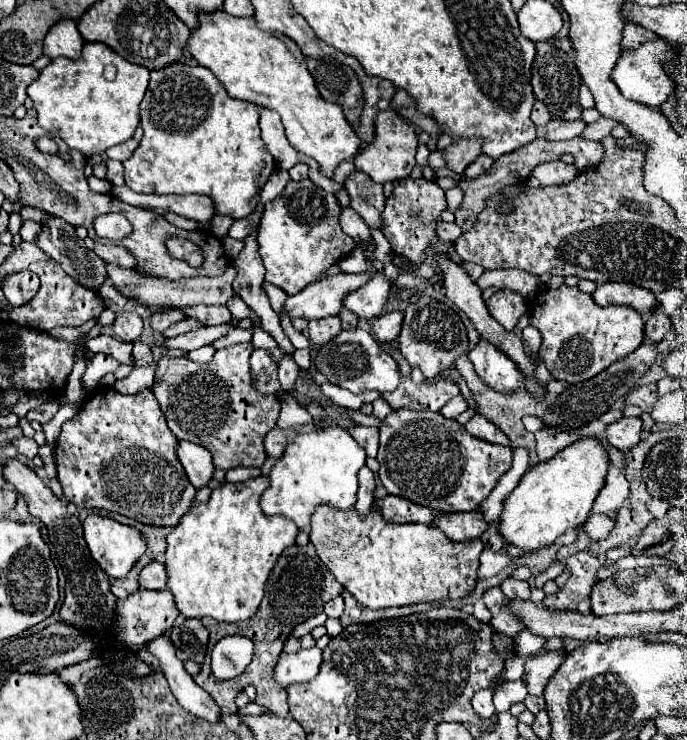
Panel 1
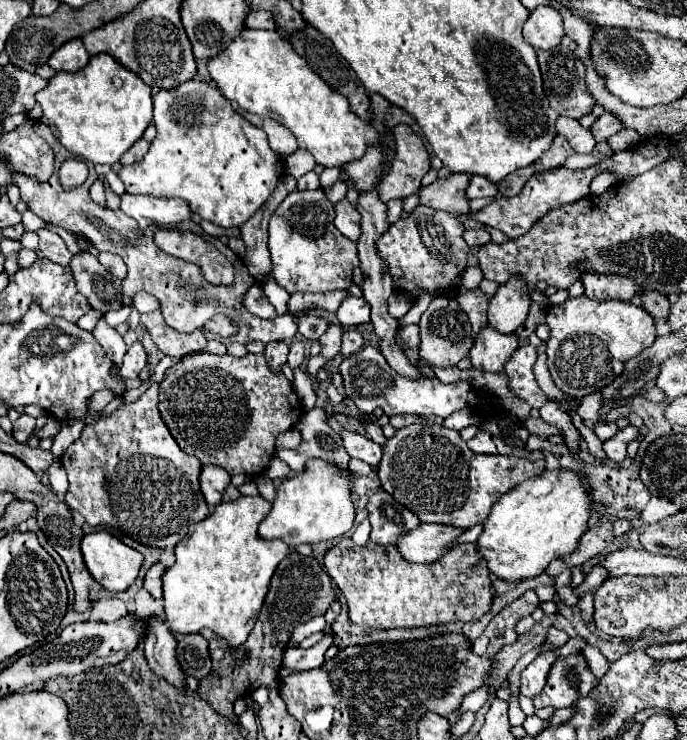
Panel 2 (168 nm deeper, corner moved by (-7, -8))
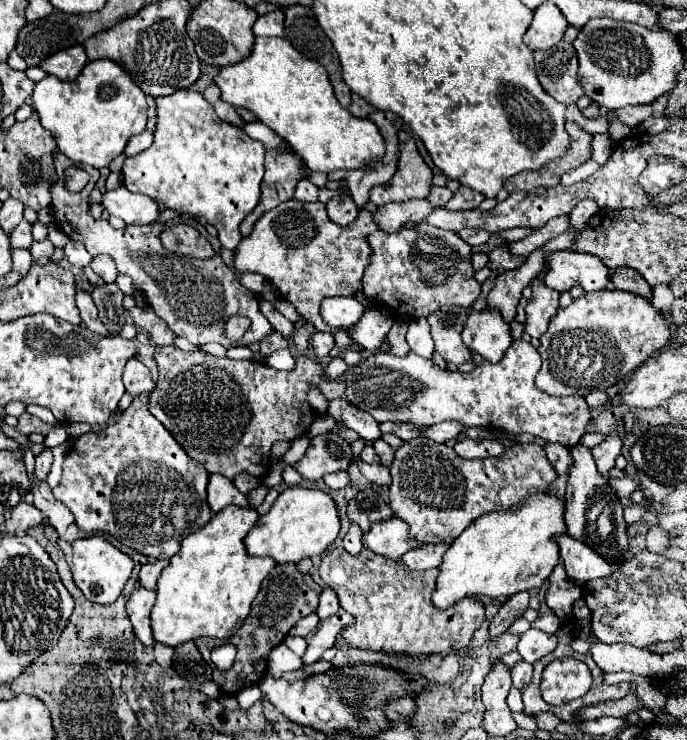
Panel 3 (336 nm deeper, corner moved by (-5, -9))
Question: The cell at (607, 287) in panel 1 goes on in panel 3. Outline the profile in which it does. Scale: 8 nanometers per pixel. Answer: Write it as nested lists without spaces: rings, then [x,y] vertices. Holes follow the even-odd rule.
[[[564,249],[546,255],[546,273],[542,275],[546,287],[564,293],[570,287],[580,285],[584,291],[598,291],[610,281],[610,269],[590,253],[578,253]]]

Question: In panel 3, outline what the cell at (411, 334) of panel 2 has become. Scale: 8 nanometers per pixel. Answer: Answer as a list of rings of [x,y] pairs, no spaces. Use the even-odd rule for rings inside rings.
[[[414,319],[410,321],[408,333],[406,333],[410,349],[426,359],[432,359],[432,335],[430,335],[430,325],[426,319]]]

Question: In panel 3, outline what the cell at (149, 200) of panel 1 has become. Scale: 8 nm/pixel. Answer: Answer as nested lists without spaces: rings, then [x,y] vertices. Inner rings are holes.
[[[124,185],[102,195],[102,207],[114,217],[124,219],[128,225],[148,225],[158,219],[158,205],[148,195],[132,193]]]

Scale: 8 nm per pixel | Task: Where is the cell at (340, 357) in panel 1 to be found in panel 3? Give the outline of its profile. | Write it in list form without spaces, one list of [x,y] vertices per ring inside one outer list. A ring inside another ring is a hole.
[[[522,339],[512,341],[512,345],[506,349],[504,357],[498,363],[482,361],[470,373],[444,371],[432,359],[422,359],[420,355],[414,353],[408,353],[406,357],[396,357],[392,353],[378,351],[368,359],[364,359],[362,363],[348,369],[346,399],[358,409],[368,411],[378,423],[392,421],[392,423],[412,423],[414,427],[428,427],[440,421],[458,421],[466,427],[494,427],[514,435],[530,433],[544,441],[560,443],[564,447],[574,447],[580,441],[580,437],[588,431],[588,425],[592,421],[592,409],[578,395],[552,397],[538,391],[534,385],[538,367],[540,367],[538,351]]]

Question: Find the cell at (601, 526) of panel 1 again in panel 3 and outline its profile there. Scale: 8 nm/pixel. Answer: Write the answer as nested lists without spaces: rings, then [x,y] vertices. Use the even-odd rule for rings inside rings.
[[[646,497],[644,499],[644,503],[634,503],[634,505],[630,505],[630,507],[626,507],[624,509],[624,521],[630,525],[630,523],[636,523],[636,521],[640,521],[642,517],[644,517],[644,513],[648,511],[648,507],[652,505],[652,501]]]

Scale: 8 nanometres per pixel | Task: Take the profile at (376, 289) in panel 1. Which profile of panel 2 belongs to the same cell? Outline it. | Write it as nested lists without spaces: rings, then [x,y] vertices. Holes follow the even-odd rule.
[[[346,296],[336,312],[338,322],[342,326],[358,326],[370,322],[370,304],[364,300],[364,296]]]

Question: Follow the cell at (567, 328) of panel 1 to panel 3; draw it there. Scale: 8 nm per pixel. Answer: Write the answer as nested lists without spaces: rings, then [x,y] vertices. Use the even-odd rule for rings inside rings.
[[[616,289],[582,293],[572,305],[556,311],[548,331],[540,337],[542,367],[536,375],[536,387],[548,395],[562,397],[586,397],[594,389],[606,391],[640,367],[654,351],[662,349],[668,339],[670,325],[666,317],[648,299]]]

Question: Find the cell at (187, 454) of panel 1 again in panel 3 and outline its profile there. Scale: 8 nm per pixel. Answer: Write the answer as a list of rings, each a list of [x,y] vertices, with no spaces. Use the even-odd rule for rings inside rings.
[[[210,475],[208,483],[208,505],[212,507],[214,513],[228,505],[238,505],[238,507],[250,507],[248,497],[242,495],[230,479],[224,479],[222,475]]]

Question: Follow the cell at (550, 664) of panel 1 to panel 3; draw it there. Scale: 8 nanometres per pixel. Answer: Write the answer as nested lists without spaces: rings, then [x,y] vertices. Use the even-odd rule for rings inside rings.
[[[518,661],[514,667],[512,667],[512,681],[514,681],[514,687],[516,689],[524,689],[532,679],[532,665],[526,663],[526,661]]]

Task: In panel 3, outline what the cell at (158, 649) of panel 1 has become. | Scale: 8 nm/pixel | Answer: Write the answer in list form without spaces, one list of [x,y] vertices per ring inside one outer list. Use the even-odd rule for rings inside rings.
[[[136,587],[130,597],[126,599],[126,611],[128,611],[128,619],[134,627],[136,637],[146,645],[152,647],[154,645],[154,637],[152,637],[152,629],[150,629],[150,611],[156,599],[156,591],[144,589],[144,587]]]

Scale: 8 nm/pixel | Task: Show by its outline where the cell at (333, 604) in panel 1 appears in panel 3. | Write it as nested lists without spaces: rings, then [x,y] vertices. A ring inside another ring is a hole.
[[[324,587],[324,589],[322,589],[322,595],[320,595],[320,603],[318,603],[316,615],[318,615],[320,619],[326,619],[326,617],[334,615],[338,609],[340,609],[340,605],[338,605],[336,593],[334,593],[330,587]]]

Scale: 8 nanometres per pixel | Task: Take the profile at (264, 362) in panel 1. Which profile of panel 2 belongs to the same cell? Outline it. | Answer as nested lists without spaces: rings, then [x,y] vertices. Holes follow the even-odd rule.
[[[282,342],[266,344],[264,358],[266,358],[268,366],[274,370],[274,374],[282,374],[282,366],[286,364],[286,354],[288,354],[288,346],[286,344],[282,344]]]

